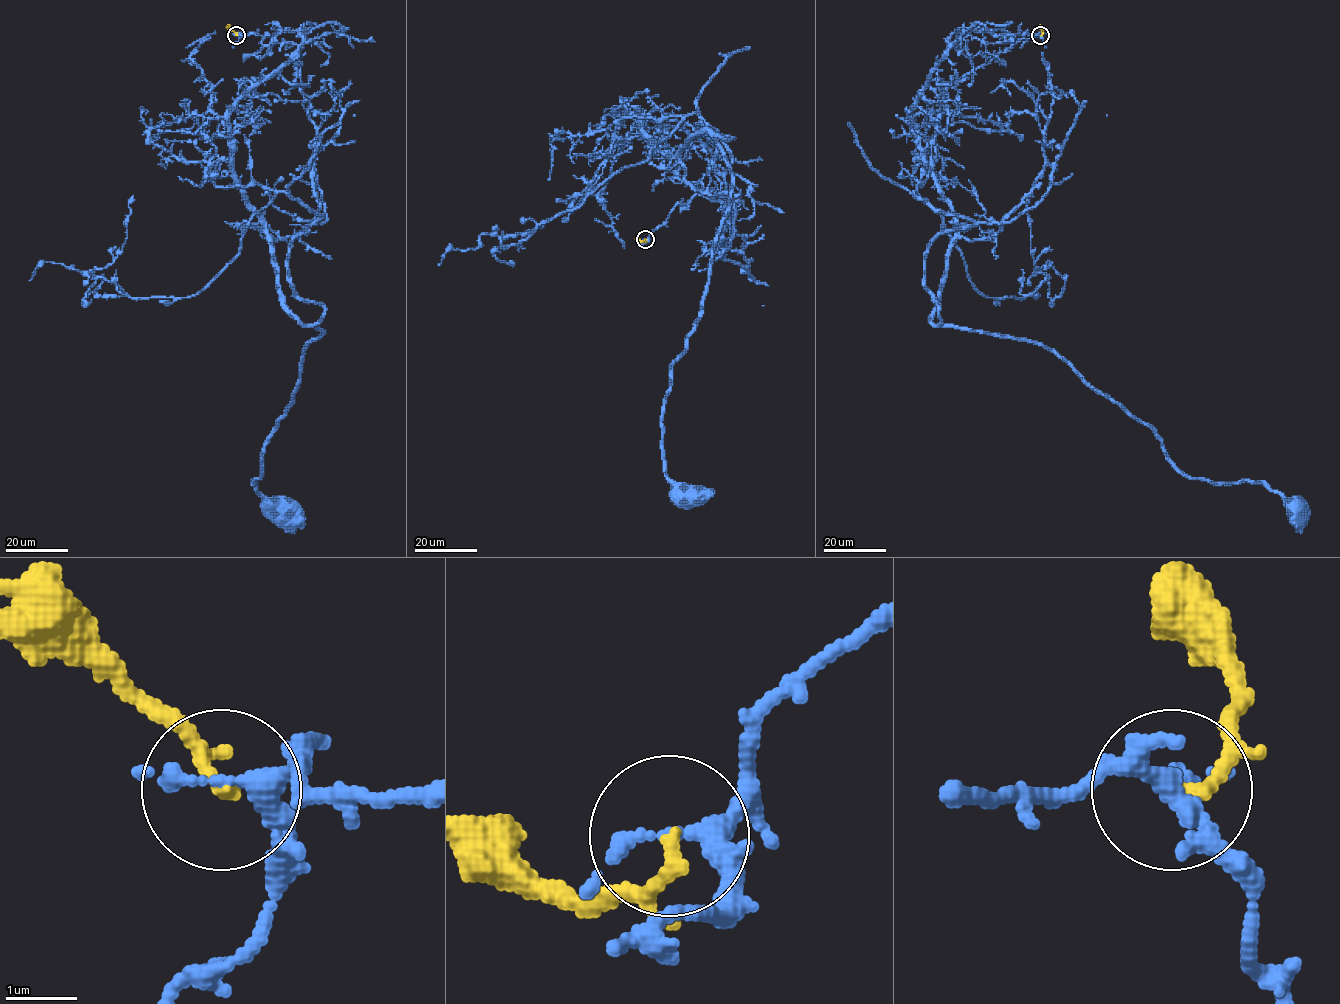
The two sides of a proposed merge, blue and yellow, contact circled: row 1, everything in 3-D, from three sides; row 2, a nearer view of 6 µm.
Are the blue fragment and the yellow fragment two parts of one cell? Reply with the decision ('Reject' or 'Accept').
Reject

